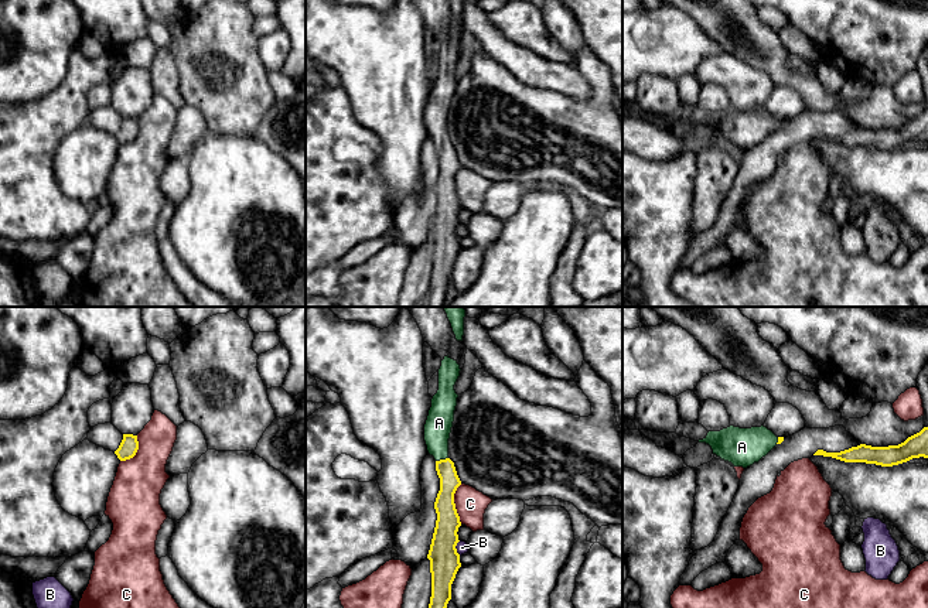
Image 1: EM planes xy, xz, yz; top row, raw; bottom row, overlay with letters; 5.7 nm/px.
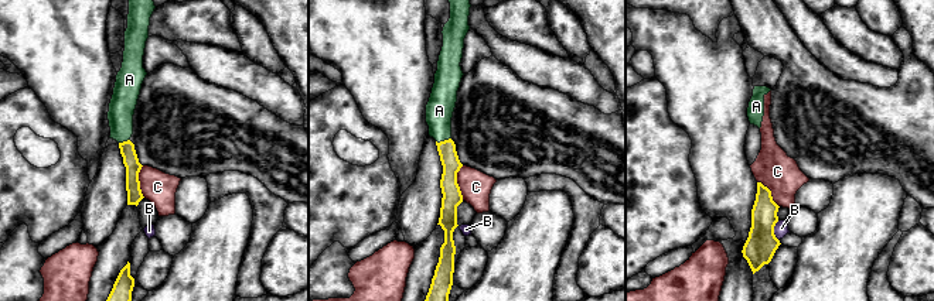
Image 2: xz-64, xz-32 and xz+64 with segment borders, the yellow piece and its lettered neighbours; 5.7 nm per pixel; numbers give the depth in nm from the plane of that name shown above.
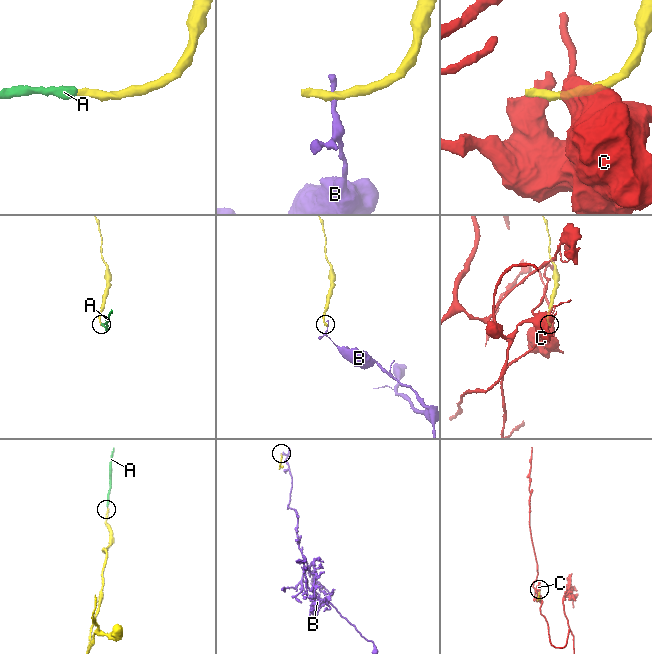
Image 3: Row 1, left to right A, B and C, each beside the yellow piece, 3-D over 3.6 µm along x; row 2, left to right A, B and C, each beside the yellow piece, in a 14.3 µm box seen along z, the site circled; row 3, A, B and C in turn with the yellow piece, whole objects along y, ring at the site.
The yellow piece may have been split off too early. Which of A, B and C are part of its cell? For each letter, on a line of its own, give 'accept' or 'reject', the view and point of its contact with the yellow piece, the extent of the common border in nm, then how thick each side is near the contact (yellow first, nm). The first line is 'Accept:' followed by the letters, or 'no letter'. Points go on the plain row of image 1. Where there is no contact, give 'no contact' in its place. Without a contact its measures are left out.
Accept: A
A: accept; contact xz (442, 143); length 80 nm; calibres 110 and 150 nm
B: reject; contact xz (454, 231); length 90 nm; calibres 180 and 70 nm
C: reject; contact xz (454, 187); length 240 nm; calibres 140 and 170 nm

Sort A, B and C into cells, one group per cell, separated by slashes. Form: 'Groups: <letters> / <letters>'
Groups: A / B / C

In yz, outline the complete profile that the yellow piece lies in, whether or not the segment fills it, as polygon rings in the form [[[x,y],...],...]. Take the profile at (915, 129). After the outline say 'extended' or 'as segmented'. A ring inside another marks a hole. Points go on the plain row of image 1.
[[[928,110],[908,120],[898,129],[871,130],[860,127],[840,136],[826,136],[818,133],[813,139],[832,140],[845,146],[866,146],[881,150],[893,150],[907,146],[912,141],[928,141]]]; as segmented

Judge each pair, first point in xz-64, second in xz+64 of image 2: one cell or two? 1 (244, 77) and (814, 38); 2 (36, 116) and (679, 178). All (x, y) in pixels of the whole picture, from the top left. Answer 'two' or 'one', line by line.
1: one
2: one

